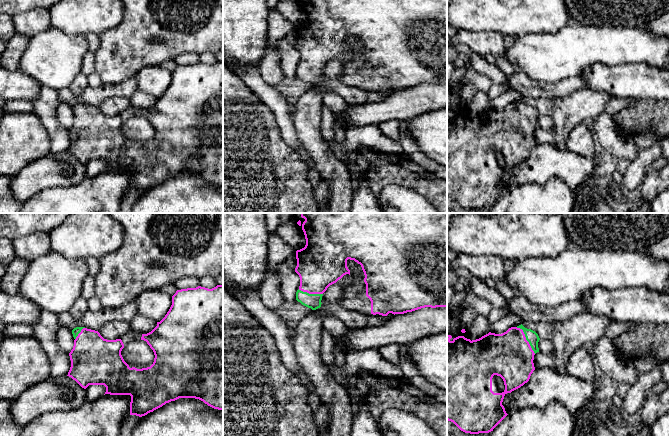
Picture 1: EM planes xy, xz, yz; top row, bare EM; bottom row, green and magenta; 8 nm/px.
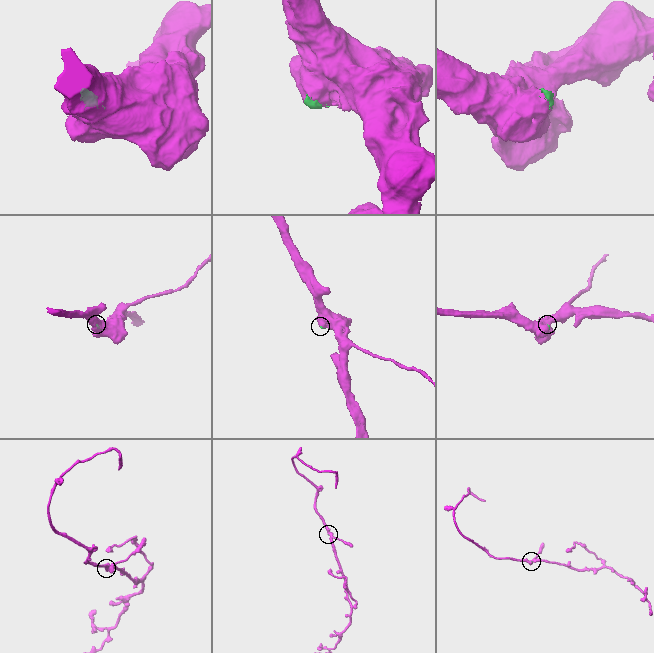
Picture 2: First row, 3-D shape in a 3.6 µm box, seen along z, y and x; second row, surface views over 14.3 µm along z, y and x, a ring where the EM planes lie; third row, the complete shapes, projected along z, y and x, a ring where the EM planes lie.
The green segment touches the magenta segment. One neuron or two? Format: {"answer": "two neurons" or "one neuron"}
{"answer": "one neuron"}

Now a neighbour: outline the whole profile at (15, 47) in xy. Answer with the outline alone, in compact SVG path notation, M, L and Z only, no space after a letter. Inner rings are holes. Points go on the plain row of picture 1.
M15 33L13 37L6 42L6 47L0 61L0 67L10 71L18 70L20 59L25 52L30 38Z

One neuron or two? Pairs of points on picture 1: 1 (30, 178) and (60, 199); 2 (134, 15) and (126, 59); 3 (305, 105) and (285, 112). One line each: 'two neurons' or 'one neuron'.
1: two neurons
2: one neuron
3: two neurons

